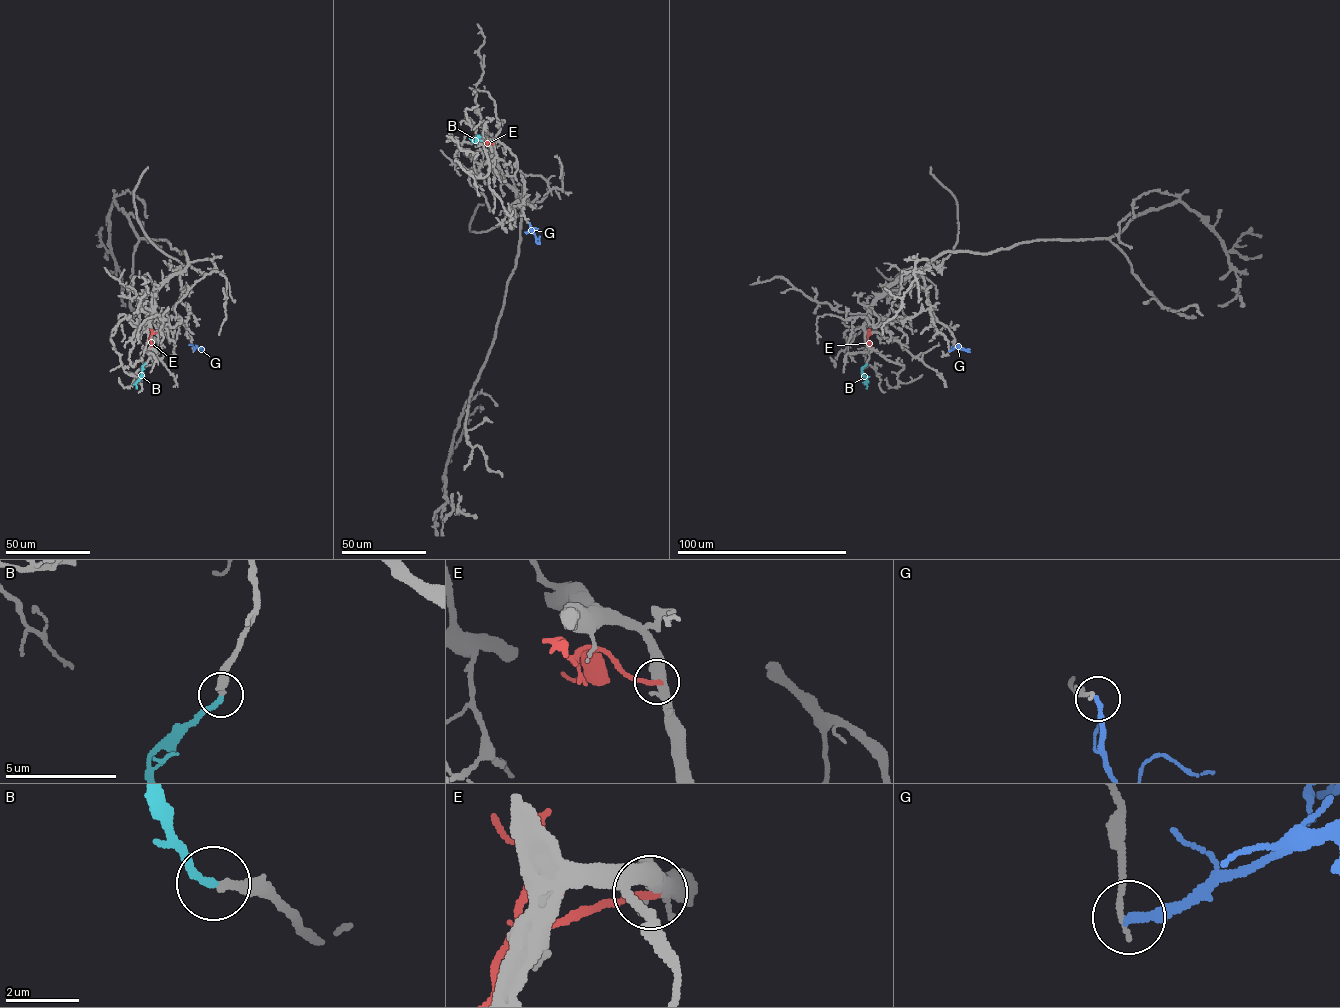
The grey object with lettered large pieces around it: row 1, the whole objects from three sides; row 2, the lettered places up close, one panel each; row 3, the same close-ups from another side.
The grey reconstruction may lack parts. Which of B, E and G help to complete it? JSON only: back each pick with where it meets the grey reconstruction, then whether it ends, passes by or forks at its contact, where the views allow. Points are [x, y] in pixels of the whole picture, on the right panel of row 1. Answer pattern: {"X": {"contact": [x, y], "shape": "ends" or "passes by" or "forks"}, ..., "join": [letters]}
{"B": {"contact": [866, 364], "shape": "ends"}, "join": ["B"]}

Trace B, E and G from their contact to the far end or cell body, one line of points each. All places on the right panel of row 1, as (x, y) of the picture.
B: (866, 364), (861, 369), (868, 381), (866, 389)
E: (870, 332), (866, 337), (871, 346)
G: (949, 351), (959, 347), (970, 352)

